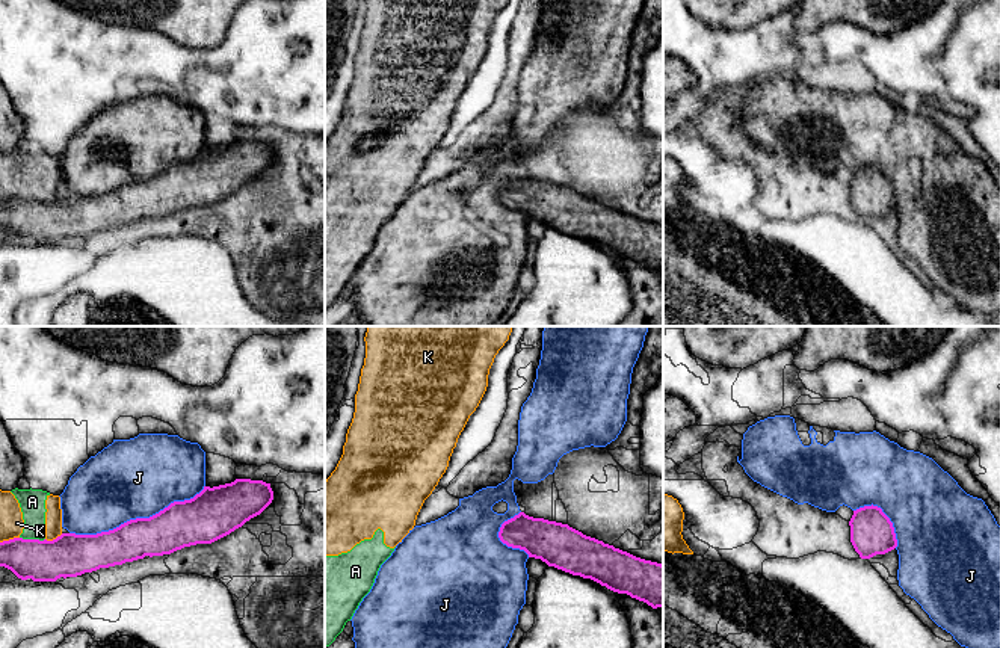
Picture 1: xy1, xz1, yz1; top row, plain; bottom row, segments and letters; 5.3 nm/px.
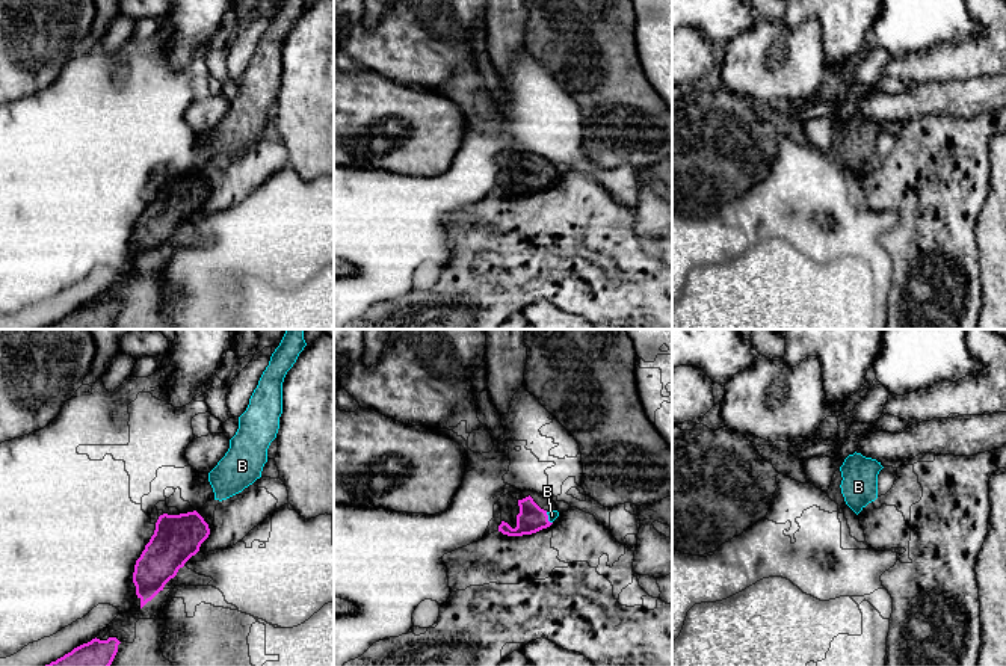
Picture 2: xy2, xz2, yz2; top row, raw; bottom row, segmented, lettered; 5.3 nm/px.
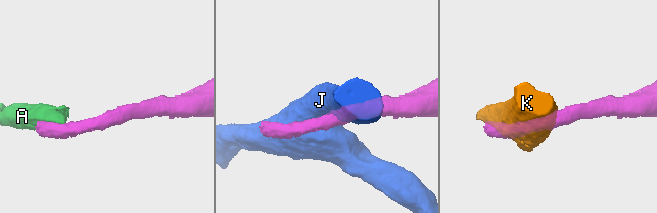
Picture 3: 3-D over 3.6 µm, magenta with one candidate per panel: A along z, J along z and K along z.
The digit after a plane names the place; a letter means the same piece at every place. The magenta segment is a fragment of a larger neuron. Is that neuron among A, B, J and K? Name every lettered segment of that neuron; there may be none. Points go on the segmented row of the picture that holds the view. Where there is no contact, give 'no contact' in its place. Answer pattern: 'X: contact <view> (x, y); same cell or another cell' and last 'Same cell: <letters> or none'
A: contact xy1 (32, 540); another cell
B: contact xz2 (547, 518); same cell
J: contact xy1 (138, 518); another cell
K: contact xy1 (53, 540); another cell
Same cell: B

